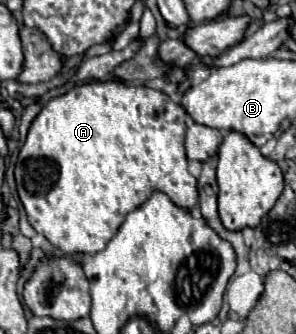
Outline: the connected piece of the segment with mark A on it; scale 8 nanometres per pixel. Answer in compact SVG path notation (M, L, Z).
M88 83L48 101L34 119L16 163L18 195L28 223L68 255L94 255L116 235L124 217L146 203L154 191L166 193L172 203L192 211L198 203L198 189L188 173L184 133L186 111L166 93L144 85Z

